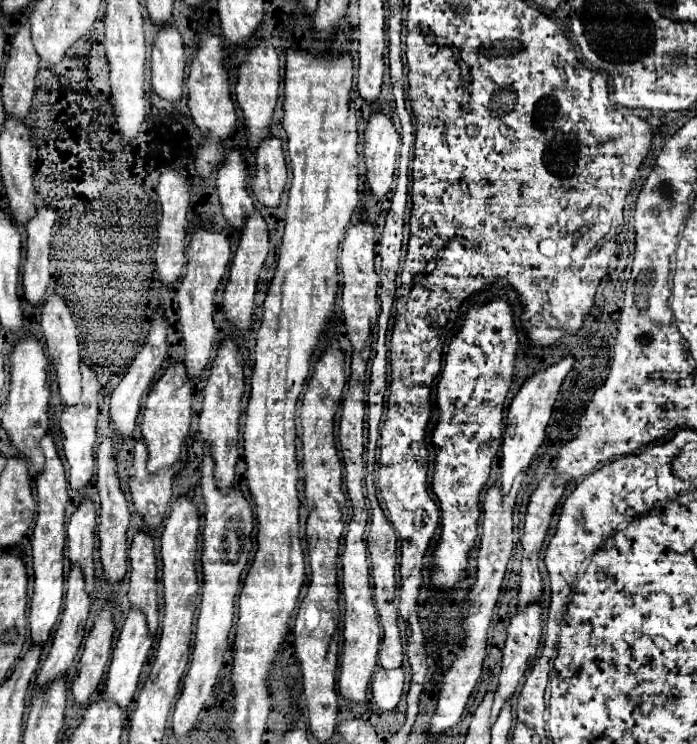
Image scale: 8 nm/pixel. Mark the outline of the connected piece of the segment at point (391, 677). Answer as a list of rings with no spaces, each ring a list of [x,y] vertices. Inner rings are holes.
[[[379,670],[373,676],[373,702],[377,704],[379,710],[393,710],[401,698],[405,686],[405,676],[403,670]]]

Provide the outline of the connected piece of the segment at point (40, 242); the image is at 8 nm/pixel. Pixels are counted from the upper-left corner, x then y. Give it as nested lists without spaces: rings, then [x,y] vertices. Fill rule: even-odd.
[[[43,208],[35,214],[33,220],[25,226],[27,230],[27,256],[25,256],[25,266],[23,266],[23,290],[25,290],[25,300],[31,306],[41,306],[47,288],[49,288],[49,232],[51,226],[55,224],[55,210]]]

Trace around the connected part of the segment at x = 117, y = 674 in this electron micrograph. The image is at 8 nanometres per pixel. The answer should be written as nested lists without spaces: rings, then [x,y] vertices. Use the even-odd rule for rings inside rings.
[[[131,610],[123,628],[121,628],[121,634],[119,634],[119,640],[113,648],[113,656],[111,656],[111,666],[109,666],[109,672],[107,672],[107,680],[105,680],[105,700],[107,702],[113,702],[117,704],[123,712],[127,710],[127,706],[131,704],[133,700],[133,694],[135,694],[135,688],[137,688],[137,680],[139,680],[139,674],[141,674],[141,668],[147,660],[147,652],[153,644],[153,638],[149,636],[149,630],[147,630],[147,622],[145,622],[145,616],[141,612],[135,612]]]

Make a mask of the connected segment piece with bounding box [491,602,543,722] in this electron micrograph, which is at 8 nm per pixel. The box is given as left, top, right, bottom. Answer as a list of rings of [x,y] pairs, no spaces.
[[[531,602],[523,608],[519,608],[515,612],[515,616],[509,622],[507,628],[507,642],[503,648],[503,666],[501,666],[501,676],[499,676],[499,686],[497,686],[497,694],[495,694],[495,702],[493,702],[493,710],[491,710],[491,722],[497,718],[503,702],[513,696],[513,692],[519,686],[519,680],[525,676],[525,672],[531,668],[535,656],[537,656],[537,648],[541,642],[541,632],[543,632],[543,604],[541,602]]]

